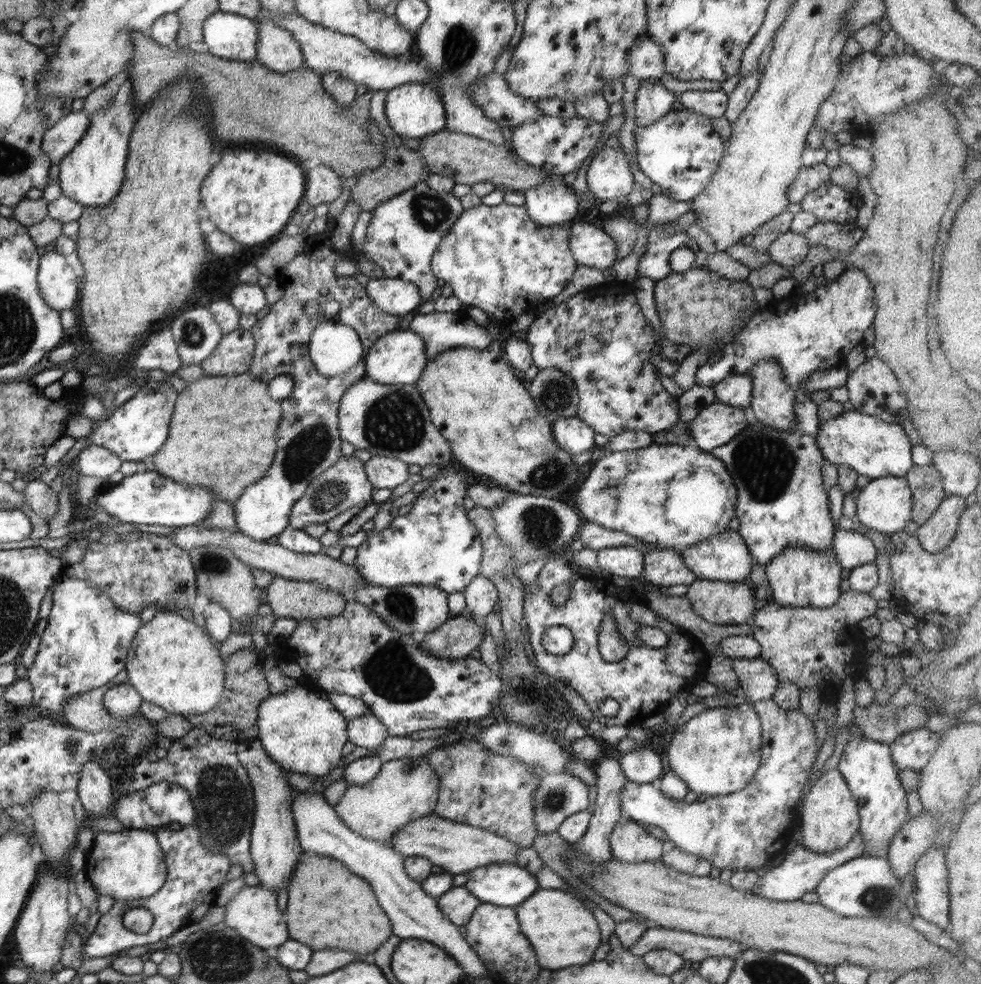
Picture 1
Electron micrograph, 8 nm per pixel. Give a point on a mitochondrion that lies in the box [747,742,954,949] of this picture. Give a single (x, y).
(875, 898)

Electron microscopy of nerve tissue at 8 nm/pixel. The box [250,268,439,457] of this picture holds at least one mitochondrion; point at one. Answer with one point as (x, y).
(395, 422)

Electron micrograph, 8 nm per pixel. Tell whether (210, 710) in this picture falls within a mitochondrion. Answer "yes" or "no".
no

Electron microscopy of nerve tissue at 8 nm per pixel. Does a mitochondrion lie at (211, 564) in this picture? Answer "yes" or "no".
yes

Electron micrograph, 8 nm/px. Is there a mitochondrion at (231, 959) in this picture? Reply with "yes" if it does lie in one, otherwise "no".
yes

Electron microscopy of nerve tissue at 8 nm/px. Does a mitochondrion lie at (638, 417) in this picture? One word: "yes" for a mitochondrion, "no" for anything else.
no

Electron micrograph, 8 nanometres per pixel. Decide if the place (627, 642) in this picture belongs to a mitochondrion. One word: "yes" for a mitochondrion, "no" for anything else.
no

